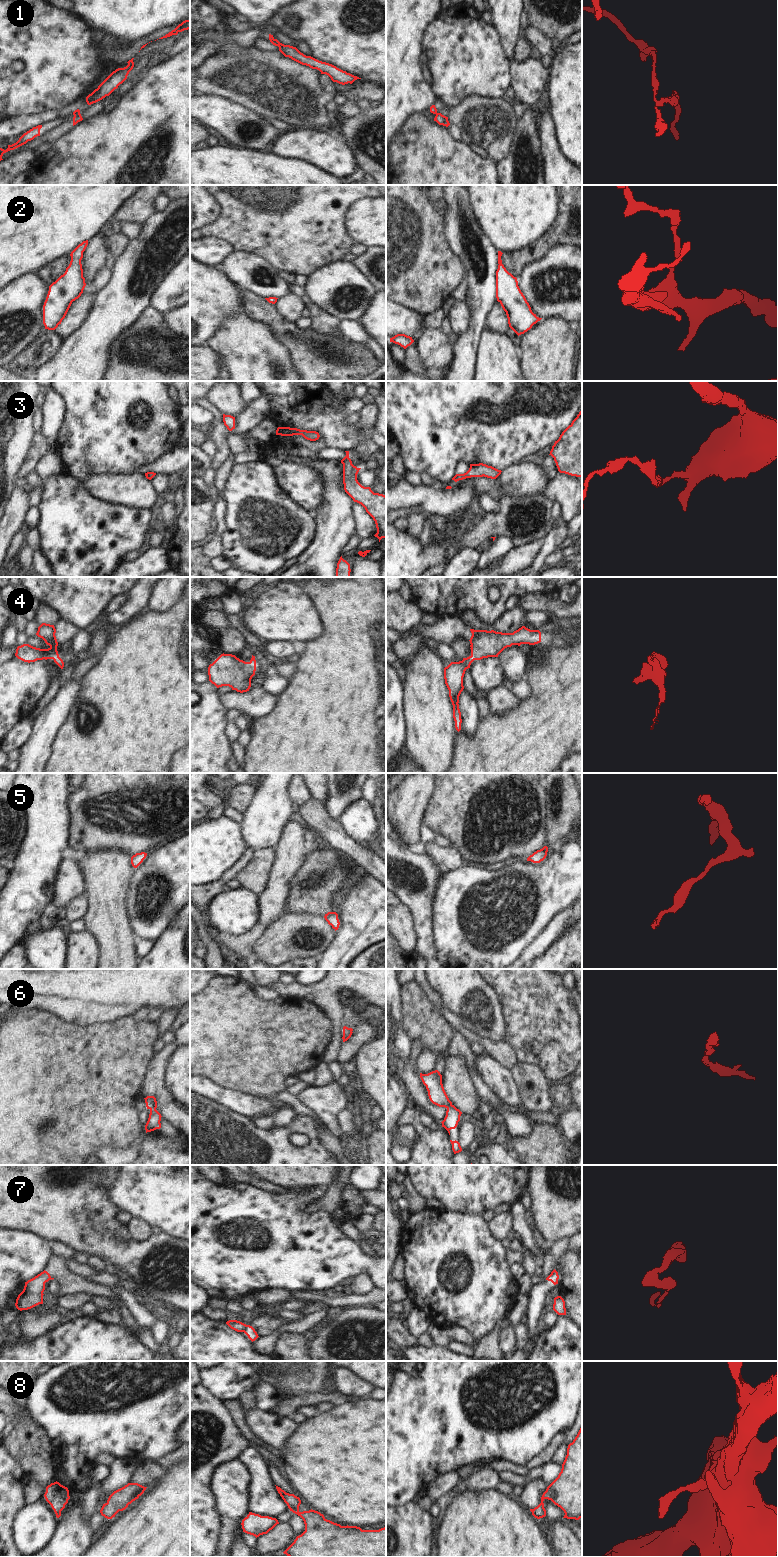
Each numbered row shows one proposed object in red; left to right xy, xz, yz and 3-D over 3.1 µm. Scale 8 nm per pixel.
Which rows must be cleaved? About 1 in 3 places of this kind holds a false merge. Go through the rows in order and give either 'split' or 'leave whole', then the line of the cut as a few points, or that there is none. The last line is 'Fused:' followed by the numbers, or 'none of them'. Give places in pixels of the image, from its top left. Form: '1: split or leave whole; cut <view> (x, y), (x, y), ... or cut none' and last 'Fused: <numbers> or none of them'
1: split; cut xy (79, 112), (74, 116)
2: leave whole; cut none
3: leave whole; cut none
4: leave whole; cut none
5: leave whole; cut none
6: leave whole; cut none
7: split; cut xz (247, 1325), (243, 1331)
8: leave whole; cut none
Fused: 1, 7

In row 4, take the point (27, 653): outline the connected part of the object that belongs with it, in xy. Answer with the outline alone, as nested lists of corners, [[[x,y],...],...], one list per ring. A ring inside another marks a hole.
[[[42,623],[38,627],[38,631],[36,635],[40,638],[42,638],[47,645],[50,647],[48,649],[40,649],[33,647],[29,644],[23,644],[21,646],[18,646],[16,649],[15,656],[24,661],[24,662],[35,662],[37,660],[47,660],[47,659],[53,659],[54,662],[63,669],[64,662],[59,657],[57,646],[58,642],[55,636],[56,629],[54,625]]]

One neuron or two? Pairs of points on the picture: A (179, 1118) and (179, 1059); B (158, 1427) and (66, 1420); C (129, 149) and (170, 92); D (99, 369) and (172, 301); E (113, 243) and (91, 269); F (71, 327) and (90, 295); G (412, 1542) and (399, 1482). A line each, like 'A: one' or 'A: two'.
A: two
B: one
C: one
D: two
E: two
F: one
G: two

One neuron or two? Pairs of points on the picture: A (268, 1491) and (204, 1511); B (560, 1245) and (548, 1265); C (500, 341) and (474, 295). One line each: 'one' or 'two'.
A: two
B: one
C: two

